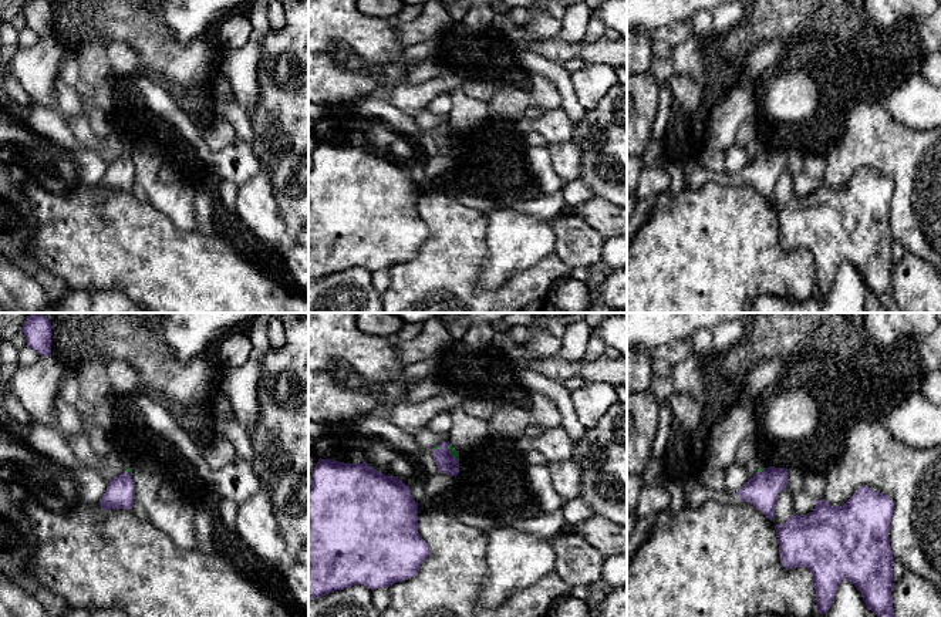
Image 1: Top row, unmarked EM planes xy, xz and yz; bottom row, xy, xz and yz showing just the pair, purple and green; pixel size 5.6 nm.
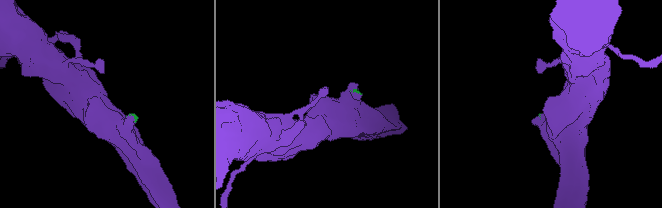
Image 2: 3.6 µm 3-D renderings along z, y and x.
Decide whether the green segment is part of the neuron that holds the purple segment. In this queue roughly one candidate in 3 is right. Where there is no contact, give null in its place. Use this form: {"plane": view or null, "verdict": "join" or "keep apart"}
{"plane": "xz", "verdict": "join"}

